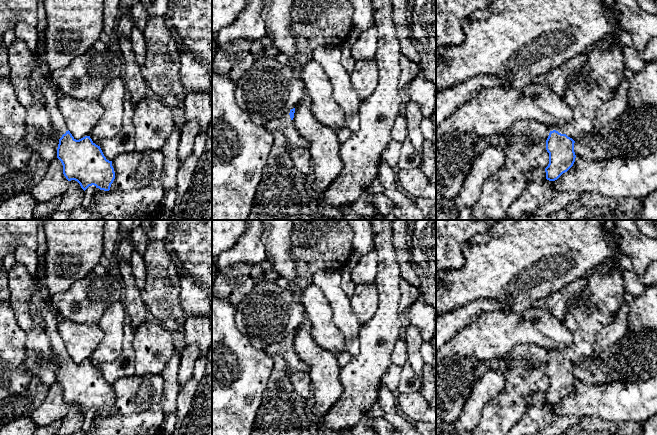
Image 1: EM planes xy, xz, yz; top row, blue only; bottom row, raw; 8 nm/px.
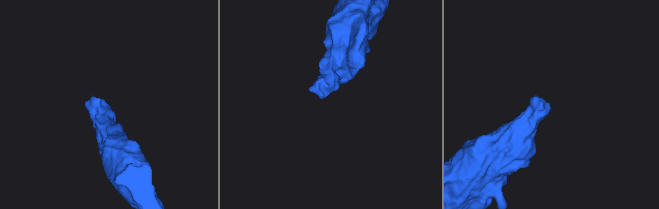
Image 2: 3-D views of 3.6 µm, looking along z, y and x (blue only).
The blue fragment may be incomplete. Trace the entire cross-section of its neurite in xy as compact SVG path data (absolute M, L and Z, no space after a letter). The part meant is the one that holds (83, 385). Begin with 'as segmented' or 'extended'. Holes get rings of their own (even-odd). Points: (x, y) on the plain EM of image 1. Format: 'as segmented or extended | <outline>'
extended | M38 270L34 276L35 292L31 298L31 311L40 315L42 323L49 333L51 348L57 356L59 368L57 382L63 389L63 398L68 405L77 405L85 415L94 409L100 414L109 415L115 403L112 385L104 380L100 370L90 360L76 364L67 352L65 343L58 331L57 313L60 313L50 300L45 301L38 285Z

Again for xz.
extended | M295 332L287 335L282 341L269 345L264 349L267 355L281 357L287 363L286 374L291 376L294 373L308 373L308 365L296 354L293 342Z

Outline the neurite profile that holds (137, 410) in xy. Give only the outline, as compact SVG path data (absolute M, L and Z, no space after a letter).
M133 375L112 385L115 403L109 415L96 412L95 435L160 435L165 414L161 407L163 377Z

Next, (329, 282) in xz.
M318 271L313 276L312 284L325 295L333 312L333 322L344 336L345 351L359 351L360 321L351 307L351 300L341 287L342 271Z

